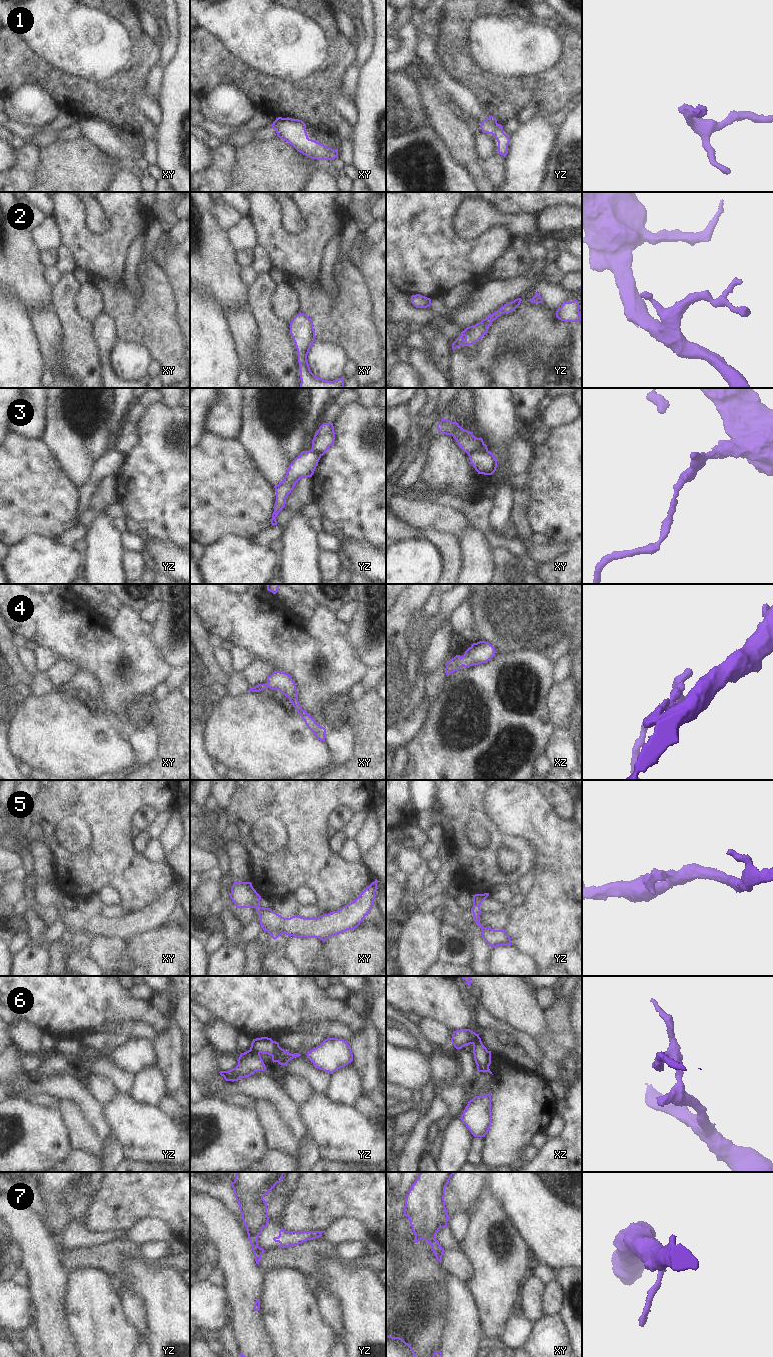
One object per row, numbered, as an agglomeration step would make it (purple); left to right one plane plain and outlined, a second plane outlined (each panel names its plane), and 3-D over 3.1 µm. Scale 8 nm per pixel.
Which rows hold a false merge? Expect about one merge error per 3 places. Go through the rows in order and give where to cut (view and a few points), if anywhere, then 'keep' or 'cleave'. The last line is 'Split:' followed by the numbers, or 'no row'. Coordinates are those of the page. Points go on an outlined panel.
1: no cut; keep
2: no cut; keep
3: cut in xy along (487, 450), (474, 451), (468, 454); cleave
4: no cut; keep
5: no cut; keep
6: cut in yz along (250, 1049), (259, 1053); cleave
7: cut in yz along (267, 1222), (263, 1227); cleave
Split: 3, 6, 7

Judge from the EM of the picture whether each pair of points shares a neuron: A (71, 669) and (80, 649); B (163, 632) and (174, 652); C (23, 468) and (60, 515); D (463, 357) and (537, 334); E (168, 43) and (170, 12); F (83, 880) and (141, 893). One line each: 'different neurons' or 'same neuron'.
A: different neurons
B: same neuron
C: same neuron
D: same neuron
E: same neuron
F: same neuron

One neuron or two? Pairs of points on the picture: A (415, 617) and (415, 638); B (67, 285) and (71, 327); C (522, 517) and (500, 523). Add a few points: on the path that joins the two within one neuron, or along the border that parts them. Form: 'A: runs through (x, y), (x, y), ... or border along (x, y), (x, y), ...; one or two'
A: runs through (416, 622), (416, 633); one
B: runs through (67, 295), (67, 310), (70, 317); one
C: border along (515, 497), (511, 520); two

